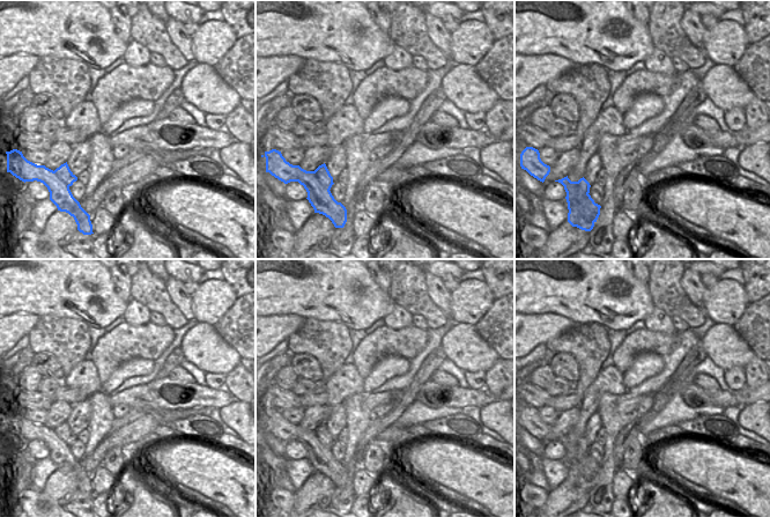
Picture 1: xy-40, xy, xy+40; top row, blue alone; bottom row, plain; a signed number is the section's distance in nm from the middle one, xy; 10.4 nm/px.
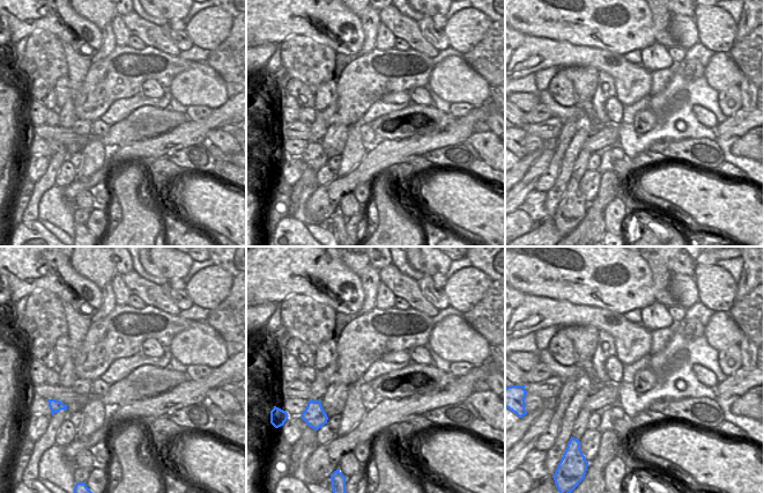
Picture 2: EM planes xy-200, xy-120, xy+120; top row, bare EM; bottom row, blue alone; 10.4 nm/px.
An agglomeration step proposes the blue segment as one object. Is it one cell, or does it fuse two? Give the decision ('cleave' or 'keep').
cleave

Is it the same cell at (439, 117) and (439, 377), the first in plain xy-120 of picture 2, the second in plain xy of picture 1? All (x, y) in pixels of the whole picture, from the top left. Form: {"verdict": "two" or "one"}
{"verdict": "two"}

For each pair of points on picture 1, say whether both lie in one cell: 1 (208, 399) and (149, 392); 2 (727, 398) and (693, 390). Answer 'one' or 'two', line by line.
1: one
2: one

